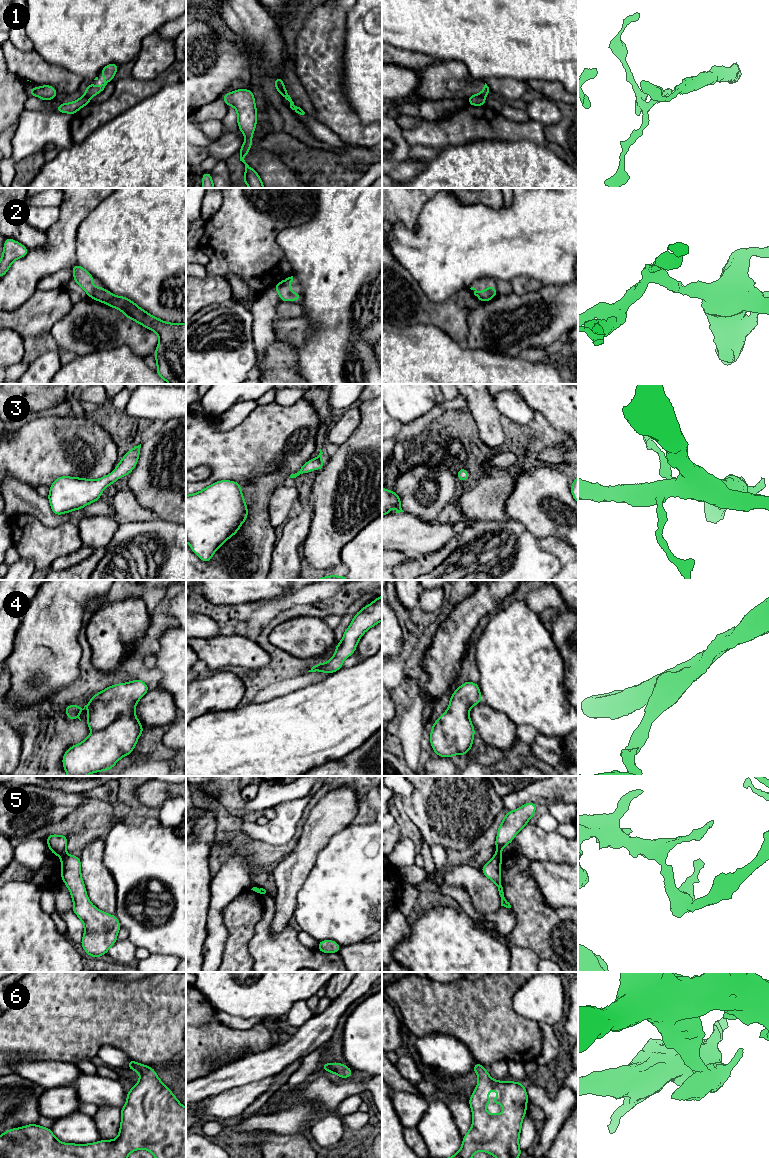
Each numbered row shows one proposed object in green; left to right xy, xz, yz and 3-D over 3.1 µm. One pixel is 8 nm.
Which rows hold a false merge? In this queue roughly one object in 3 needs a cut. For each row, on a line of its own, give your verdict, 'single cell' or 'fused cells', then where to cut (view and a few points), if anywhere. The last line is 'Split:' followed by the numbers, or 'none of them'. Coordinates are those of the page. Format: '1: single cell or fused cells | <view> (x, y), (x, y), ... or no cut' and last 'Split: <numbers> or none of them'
1: fused cells | yz (474, 94), (483, 97)
2: single cell | no cut
3: single cell | no cut
4: single cell | no cut
5: fused cells | xy (66, 854), (61, 857)
6: single cell | no cut
Split: 1, 5

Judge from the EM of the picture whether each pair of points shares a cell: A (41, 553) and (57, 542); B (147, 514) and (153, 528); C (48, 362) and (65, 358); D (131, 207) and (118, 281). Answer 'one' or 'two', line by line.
A: one
B: two
C: two
D: one

